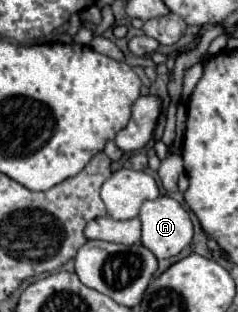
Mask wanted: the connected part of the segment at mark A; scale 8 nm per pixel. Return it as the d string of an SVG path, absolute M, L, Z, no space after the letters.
M159 196L155 200L147 200L141 206L139 220L141 220L141 244L147 250L151 250L157 260L177 256L185 246L189 246L193 238L193 224L187 210L171 196Z

